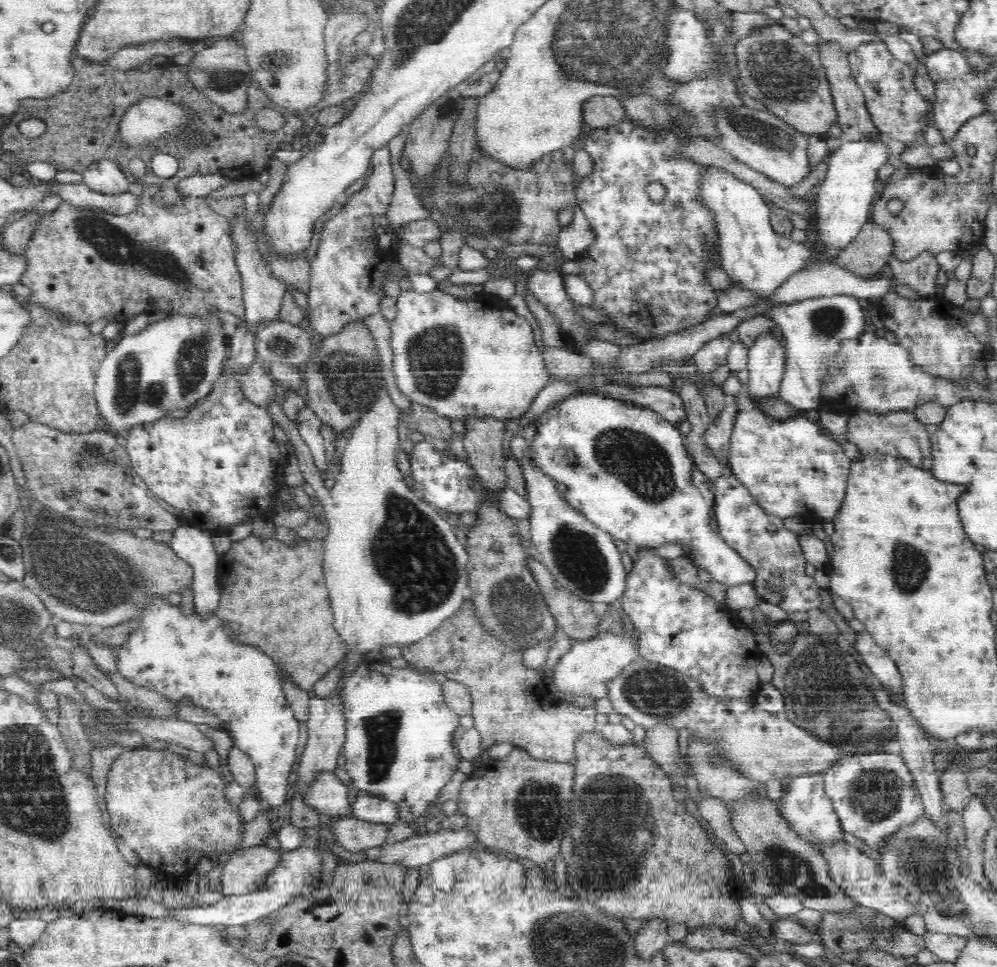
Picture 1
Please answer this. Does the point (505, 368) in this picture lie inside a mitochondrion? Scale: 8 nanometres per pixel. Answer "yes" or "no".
no

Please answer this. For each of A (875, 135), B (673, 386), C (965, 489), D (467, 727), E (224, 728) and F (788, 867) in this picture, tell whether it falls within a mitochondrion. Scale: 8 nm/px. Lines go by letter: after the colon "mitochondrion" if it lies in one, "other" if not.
A: other
B: other
C: other
D: other
E: other
F: mitochondrion

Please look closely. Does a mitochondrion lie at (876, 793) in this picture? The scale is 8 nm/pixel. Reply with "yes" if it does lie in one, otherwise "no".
yes

